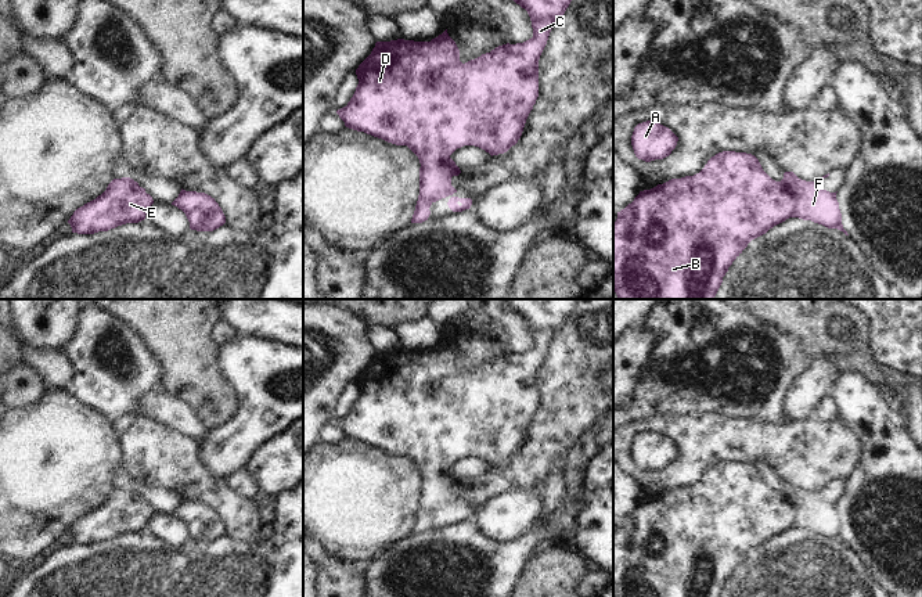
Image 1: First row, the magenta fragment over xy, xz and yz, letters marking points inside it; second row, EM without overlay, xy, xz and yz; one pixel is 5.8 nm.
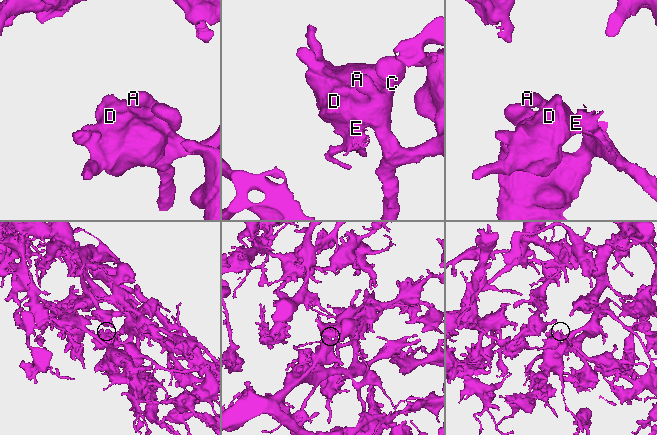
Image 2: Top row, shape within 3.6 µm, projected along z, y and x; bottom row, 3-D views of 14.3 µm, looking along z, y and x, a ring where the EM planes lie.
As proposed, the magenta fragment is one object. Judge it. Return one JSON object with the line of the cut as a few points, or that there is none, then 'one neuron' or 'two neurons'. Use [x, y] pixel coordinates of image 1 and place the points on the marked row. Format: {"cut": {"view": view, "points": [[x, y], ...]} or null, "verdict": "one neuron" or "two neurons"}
{"cut": null, "verdict": "one neuron"}

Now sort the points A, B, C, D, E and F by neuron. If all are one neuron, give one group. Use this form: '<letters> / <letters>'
A B C D E F

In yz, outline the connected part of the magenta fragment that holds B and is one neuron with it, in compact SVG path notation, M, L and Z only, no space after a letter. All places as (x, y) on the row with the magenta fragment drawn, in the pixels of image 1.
M723 151L694 176L640 191L631 204L617 212L613 224L613 291L619 299L714 299L728 267L748 244L789 217L811 220L849 235L842 224L836 193L822 188L822 180L828 176L806 181L793 172L785 172L784 179L775 181L754 155Z

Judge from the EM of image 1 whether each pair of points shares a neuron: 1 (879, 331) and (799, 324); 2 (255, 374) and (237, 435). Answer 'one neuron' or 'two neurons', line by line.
1: two neurons
2: one neuron

